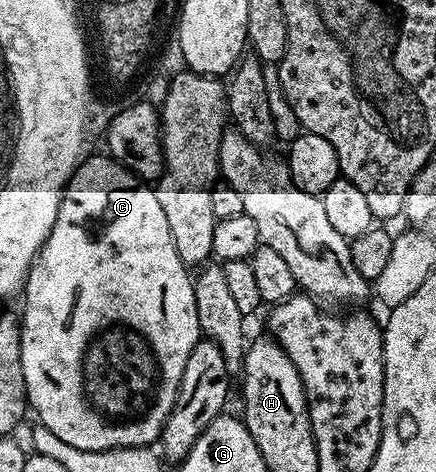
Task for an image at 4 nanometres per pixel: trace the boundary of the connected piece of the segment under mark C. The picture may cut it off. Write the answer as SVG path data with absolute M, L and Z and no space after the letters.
M101 154L94 155L91 159L83 158L66 182L56 221L44 245L39 249L38 256L30 264L30 270L26 272L26 308L20 311L20 361L29 406L38 414L37 422L51 430L60 441L85 451L111 451L117 447L149 447L157 444L177 401L185 362L200 340L192 275L186 264L180 261L176 245L172 245L172 233L168 233L168 220L164 218L164 209L160 209L157 190L132 174L127 167L114 162L109 154Z

